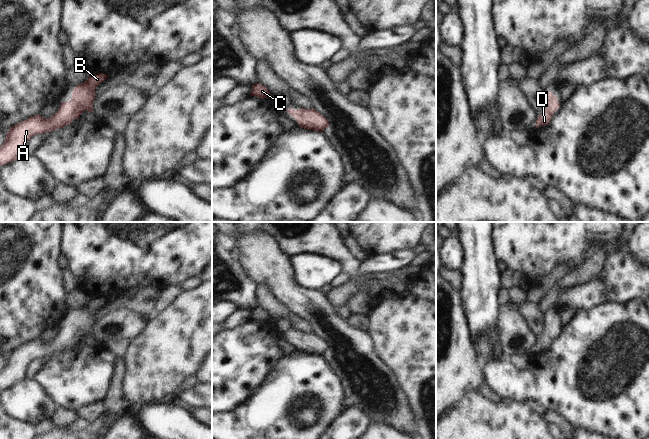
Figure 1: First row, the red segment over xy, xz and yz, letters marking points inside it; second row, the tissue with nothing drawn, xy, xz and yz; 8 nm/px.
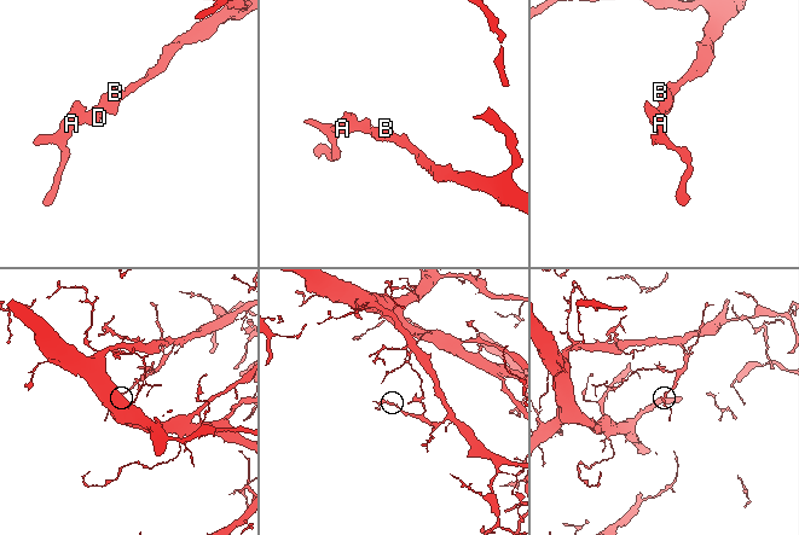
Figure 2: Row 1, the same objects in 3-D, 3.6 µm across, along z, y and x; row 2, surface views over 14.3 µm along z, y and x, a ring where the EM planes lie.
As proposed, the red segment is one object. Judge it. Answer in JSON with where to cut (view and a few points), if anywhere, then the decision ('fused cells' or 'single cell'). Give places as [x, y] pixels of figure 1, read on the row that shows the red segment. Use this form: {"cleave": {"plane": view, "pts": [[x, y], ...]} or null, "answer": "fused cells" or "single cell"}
{"cleave": null, "answer": "single cell"}

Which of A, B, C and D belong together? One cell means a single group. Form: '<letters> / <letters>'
A B C D

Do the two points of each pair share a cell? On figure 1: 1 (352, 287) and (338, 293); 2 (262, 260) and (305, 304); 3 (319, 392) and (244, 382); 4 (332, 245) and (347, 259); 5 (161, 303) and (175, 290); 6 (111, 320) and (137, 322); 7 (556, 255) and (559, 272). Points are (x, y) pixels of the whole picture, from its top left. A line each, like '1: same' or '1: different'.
1: same
2: same
3: different
4: same
5: same
6: same
7: different

